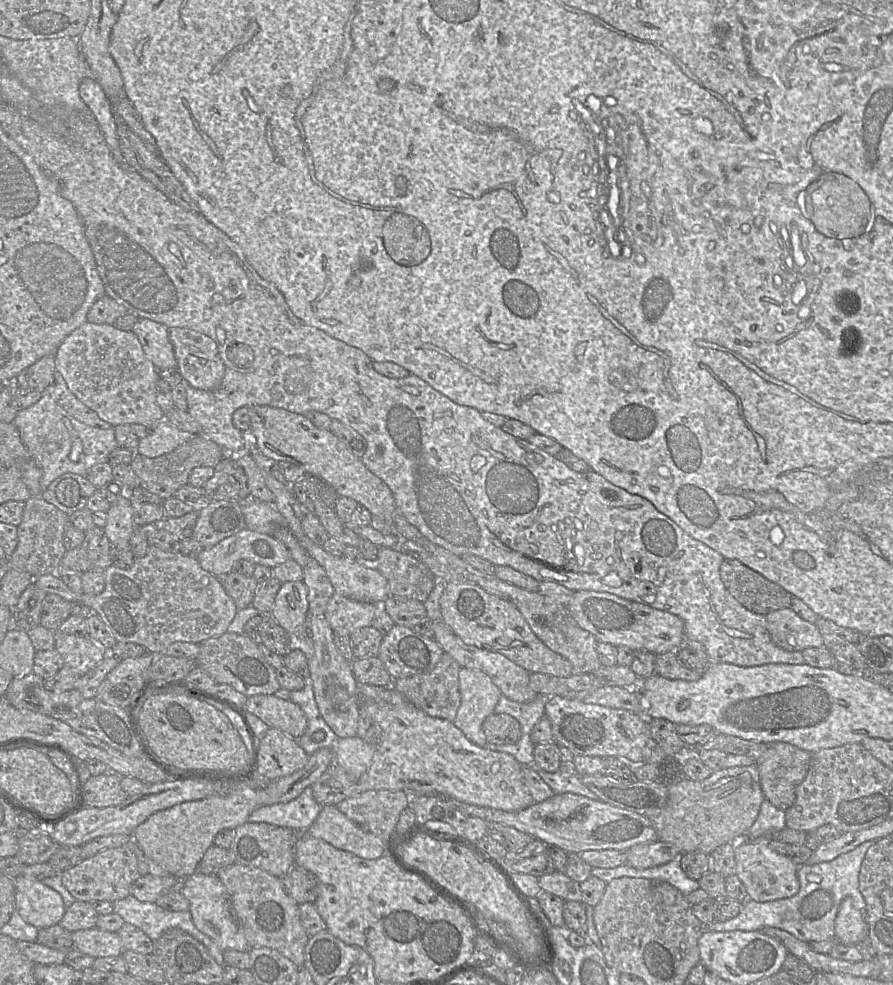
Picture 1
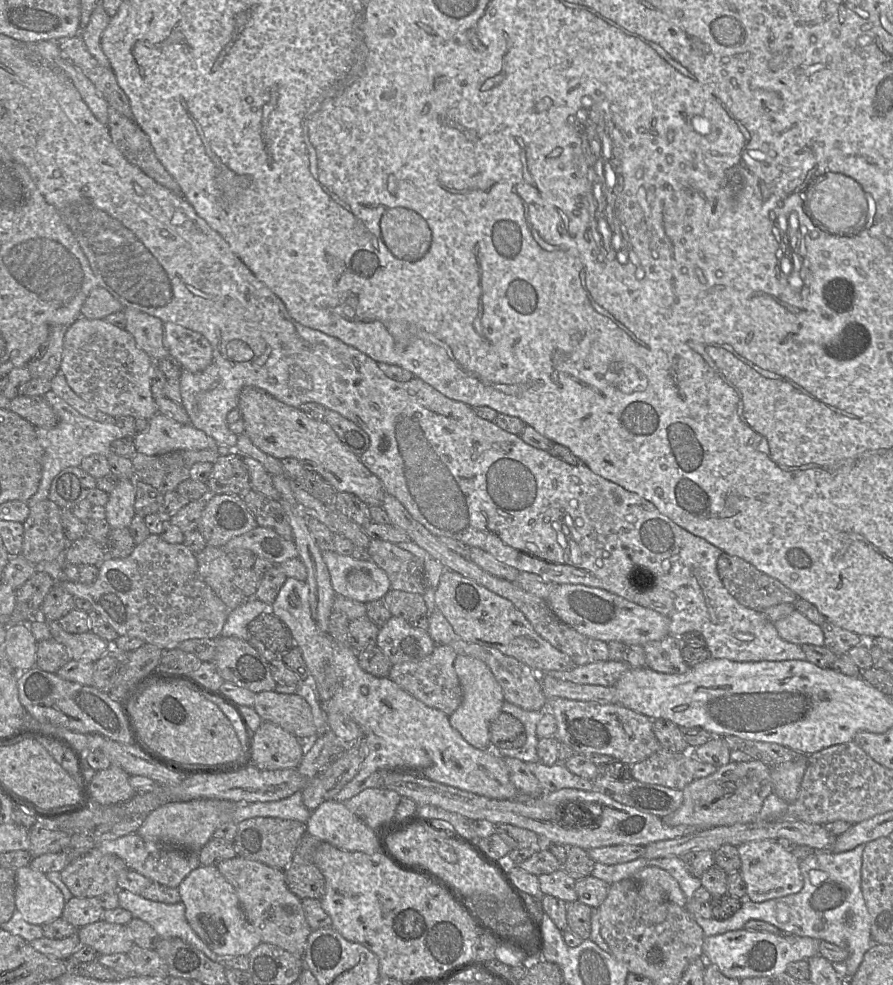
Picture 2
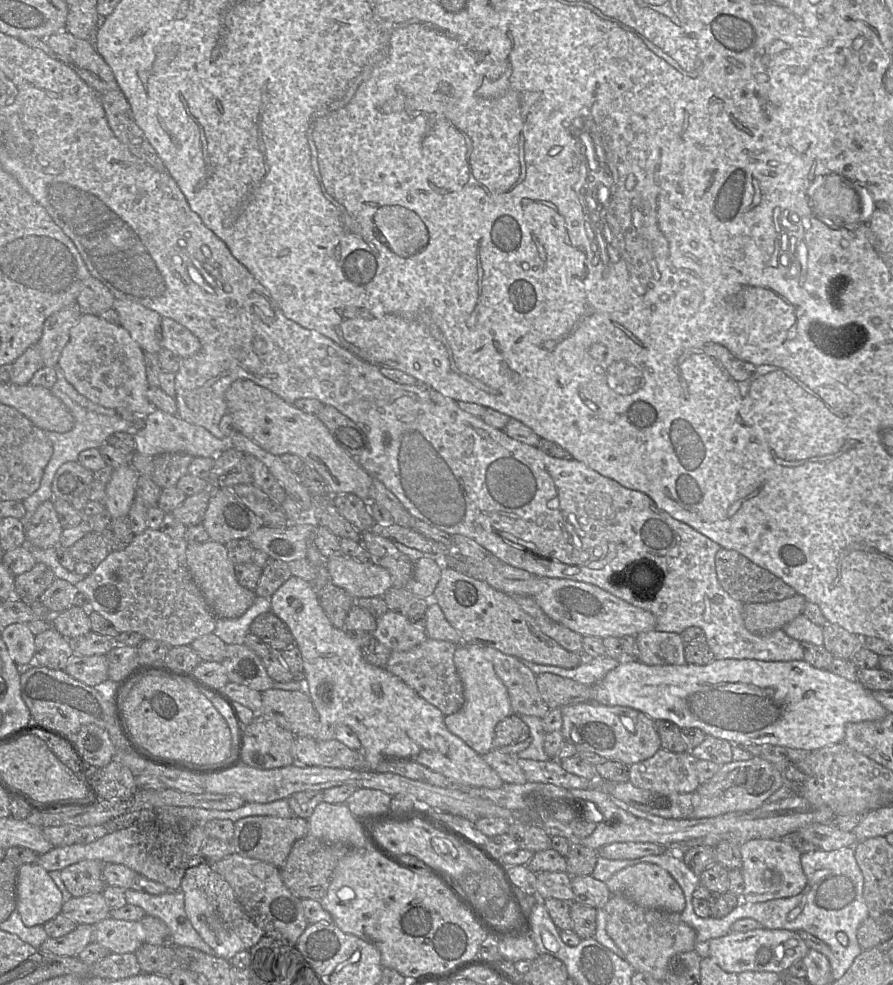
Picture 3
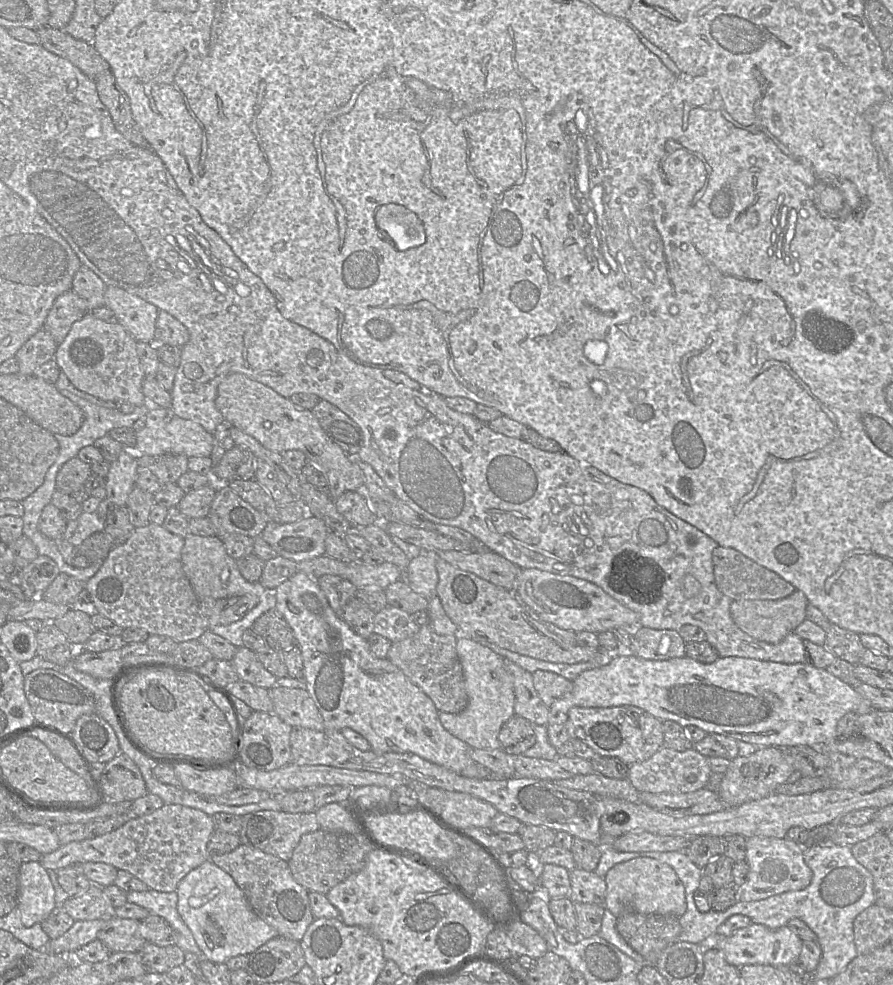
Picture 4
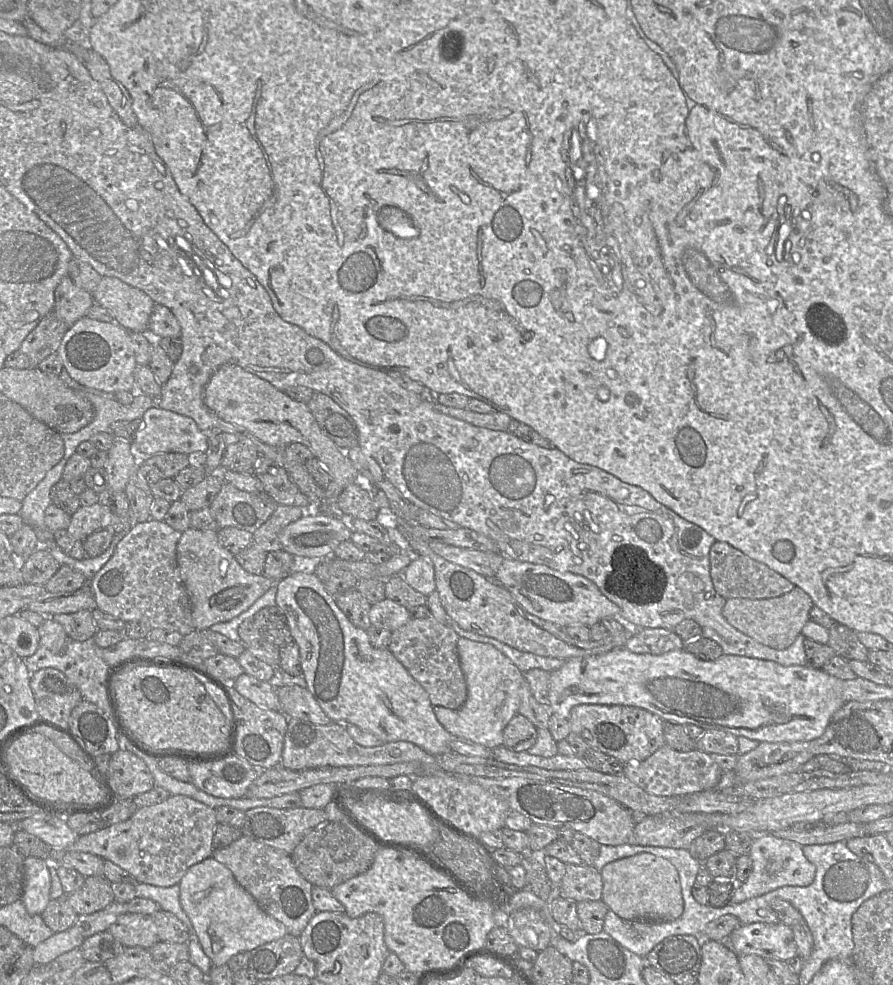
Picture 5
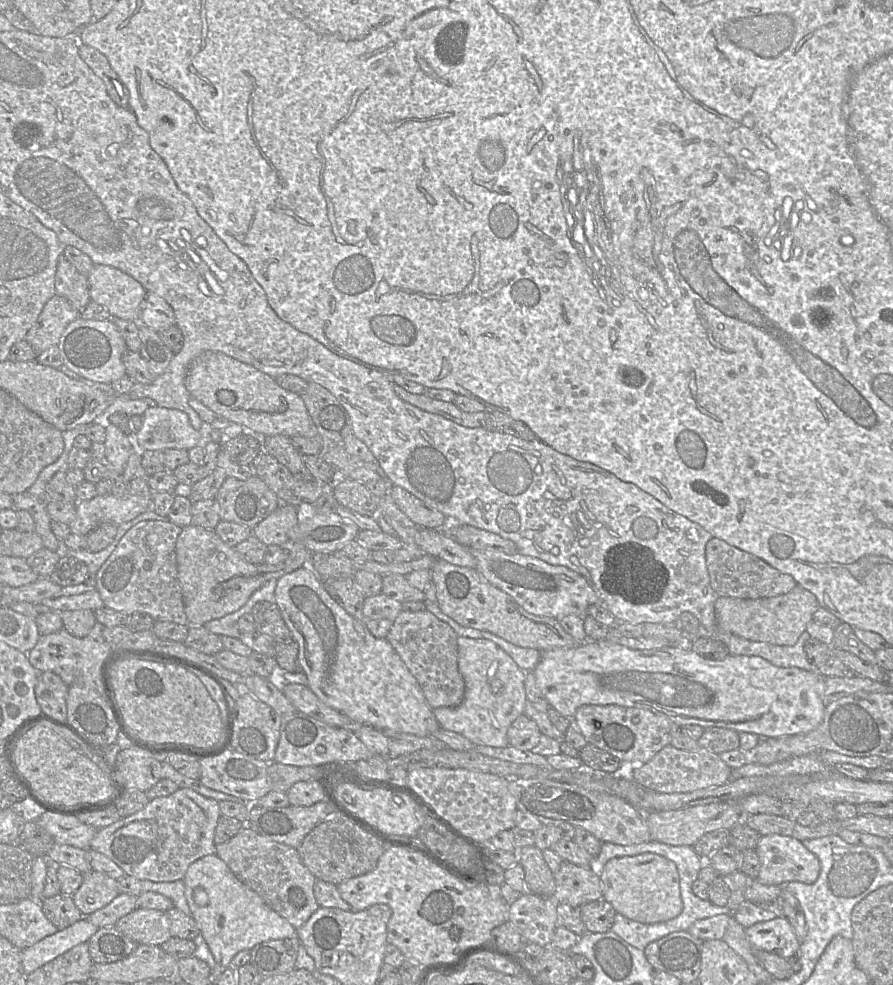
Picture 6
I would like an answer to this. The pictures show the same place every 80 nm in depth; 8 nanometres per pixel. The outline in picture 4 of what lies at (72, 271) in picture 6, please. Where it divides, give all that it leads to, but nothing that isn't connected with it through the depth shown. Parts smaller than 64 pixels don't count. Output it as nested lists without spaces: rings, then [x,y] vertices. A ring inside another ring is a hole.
[[[69,290],[56,298],[49,311],[43,328],[60,345],[68,335],[72,325],[89,313],[85,300],[73,290]]]

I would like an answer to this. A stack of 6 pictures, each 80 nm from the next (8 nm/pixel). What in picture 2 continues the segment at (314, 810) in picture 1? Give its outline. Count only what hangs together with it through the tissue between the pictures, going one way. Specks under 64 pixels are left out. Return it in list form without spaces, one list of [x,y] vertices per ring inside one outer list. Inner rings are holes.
[[[298,791],[278,801],[238,804],[233,812],[232,822],[238,824],[250,818],[272,817],[307,823],[311,813],[303,803],[302,791]]]

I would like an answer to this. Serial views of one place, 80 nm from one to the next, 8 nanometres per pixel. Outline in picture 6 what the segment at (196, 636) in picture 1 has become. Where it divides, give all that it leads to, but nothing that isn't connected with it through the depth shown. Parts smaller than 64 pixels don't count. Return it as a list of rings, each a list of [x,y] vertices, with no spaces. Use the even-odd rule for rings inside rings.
[[[144,520],[131,527],[96,573],[96,589],[104,606],[128,615],[144,612],[155,622],[187,625],[175,554],[176,541],[181,531],[181,527],[168,520]]]

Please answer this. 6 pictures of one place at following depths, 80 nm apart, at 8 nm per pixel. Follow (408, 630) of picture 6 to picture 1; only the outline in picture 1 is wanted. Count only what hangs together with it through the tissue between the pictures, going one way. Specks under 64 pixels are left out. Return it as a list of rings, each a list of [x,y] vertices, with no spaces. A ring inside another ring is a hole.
[[[444,652],[431,672],[399,678],[394,680],[392,685],[408,702],[429,716],[453,722],[461,704],[459,691],[460,668],[458,662],[451,655]]]

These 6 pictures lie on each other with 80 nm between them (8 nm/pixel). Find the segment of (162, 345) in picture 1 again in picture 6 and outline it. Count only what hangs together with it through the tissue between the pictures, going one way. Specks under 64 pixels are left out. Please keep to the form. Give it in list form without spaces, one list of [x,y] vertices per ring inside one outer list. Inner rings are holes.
[[[94,264],[88,275],[91,301],[104,306],[112,317],[139,321],[147,290],[129,274],[108,265]]]

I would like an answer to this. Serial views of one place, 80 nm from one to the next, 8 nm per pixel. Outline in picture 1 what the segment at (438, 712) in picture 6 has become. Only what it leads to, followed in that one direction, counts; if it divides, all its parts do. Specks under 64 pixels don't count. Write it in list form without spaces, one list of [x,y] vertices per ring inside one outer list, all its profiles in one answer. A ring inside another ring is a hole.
[[[463,667],[459,670],[459,691],[461,704],[453,724],[469,741],[486,748],[482,725],[494,713],[502,693],[485,673]]]

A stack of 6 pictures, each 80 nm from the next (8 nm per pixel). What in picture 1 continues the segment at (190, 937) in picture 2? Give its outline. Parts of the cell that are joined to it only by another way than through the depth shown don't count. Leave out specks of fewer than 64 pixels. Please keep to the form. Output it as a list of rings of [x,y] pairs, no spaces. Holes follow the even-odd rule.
[[[131,894],[113,902],[113,905],[114,913],[121,916],[125,923],[142,930],[152,941],[158,939],[168,929],[181,929],[202,943],[222,969],[225,966],[223,951],[196,928],[189,911],[166,910],[155,903],[139,901]]]

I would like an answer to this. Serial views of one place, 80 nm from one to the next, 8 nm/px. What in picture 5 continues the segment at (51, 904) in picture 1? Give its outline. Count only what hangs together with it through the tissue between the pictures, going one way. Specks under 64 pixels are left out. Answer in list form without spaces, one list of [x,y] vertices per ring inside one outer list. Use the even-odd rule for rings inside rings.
[[[36,857],[24,860],[24,891],[20,900],[30,915],[41,915],[51,900],[49,868],[49,860]]]

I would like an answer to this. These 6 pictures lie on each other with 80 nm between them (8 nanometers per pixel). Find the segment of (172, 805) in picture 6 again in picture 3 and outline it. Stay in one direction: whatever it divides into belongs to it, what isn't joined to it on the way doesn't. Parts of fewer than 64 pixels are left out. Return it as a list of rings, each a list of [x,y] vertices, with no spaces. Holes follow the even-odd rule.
[[[156,817],[155,823],[135,824],[128,828],[108,833],[89,844],[73,844],[70,846],[52,848],[47,853],[39,855],[37,864],[47,872],[50,872],[61,871],[65,867],[80,861],[99,860],[104,863],[123,865],[149,880],[165,885],[169,891],[177,891],[179,890],[185,872],[189,868],[198,866],[204,861],[202,856],[202,845],[206,839],[207,837],[203,827],[165,827],[157,822]]]

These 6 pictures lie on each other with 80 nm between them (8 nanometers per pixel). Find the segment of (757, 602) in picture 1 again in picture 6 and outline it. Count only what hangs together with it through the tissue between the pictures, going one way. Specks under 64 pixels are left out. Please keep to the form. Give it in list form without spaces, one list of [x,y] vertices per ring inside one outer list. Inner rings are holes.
[[[716,537],[707,542],[705,558],[711,587],[719,597],[769,598],[786,594],[797,585],[791,575],[780,572],[761,558]]]

